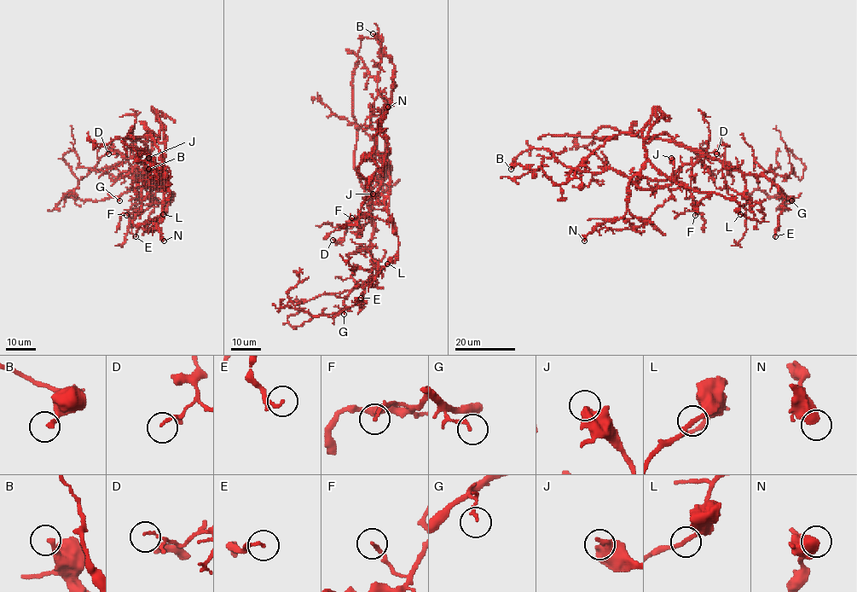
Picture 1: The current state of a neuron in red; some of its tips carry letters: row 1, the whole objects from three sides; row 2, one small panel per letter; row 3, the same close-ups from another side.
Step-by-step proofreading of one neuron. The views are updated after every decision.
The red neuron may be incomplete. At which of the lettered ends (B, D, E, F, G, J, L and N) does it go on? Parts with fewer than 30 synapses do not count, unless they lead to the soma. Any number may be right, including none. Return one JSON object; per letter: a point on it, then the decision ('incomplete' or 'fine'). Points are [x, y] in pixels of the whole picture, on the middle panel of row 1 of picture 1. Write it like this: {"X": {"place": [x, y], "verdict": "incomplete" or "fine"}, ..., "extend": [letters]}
{"B": {"place": [373, 33], "verdict": "fine"}, "D": {"place": [332, 240], "verdict": "fine"}, "E": {"place": [361, 298], "verdict": "fine"}, "F": {"place": [351, 217], "verdict": "fine"}, "G": {"place": [344, 314], "verdict": "fine"}, "J": {"place": [373, 194], "verdict": "fine"}, "L": {"place": [387, 264], "verdict": "fine"}, "N": {"place": [388, 107], "verdict": "fine"}, "extend": []}

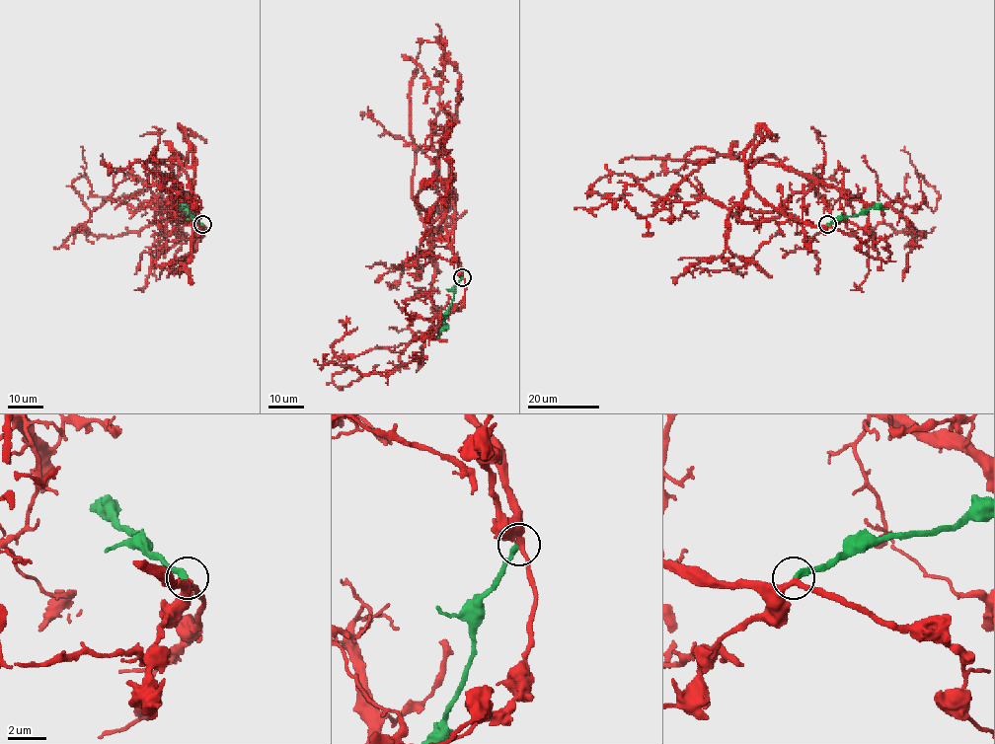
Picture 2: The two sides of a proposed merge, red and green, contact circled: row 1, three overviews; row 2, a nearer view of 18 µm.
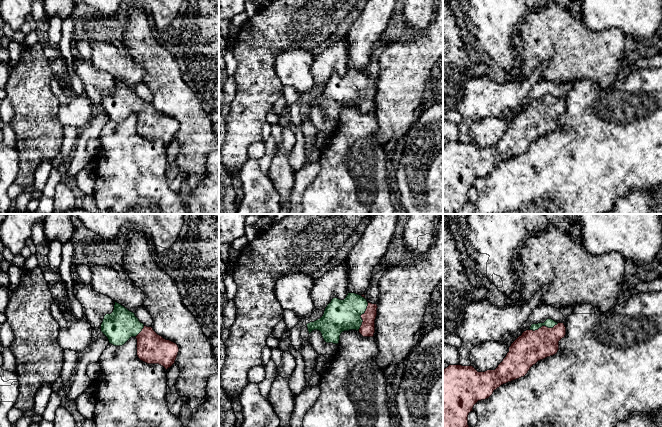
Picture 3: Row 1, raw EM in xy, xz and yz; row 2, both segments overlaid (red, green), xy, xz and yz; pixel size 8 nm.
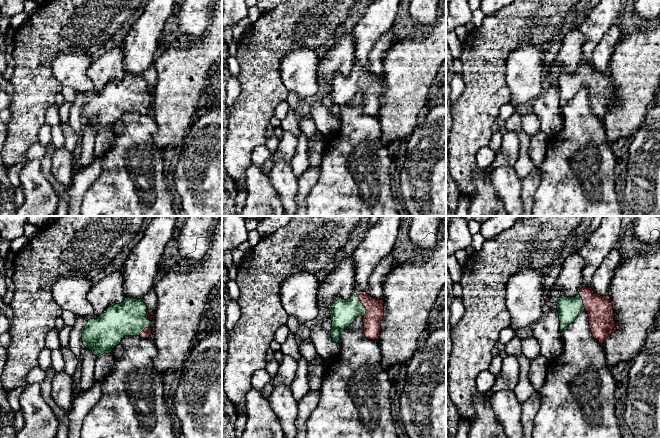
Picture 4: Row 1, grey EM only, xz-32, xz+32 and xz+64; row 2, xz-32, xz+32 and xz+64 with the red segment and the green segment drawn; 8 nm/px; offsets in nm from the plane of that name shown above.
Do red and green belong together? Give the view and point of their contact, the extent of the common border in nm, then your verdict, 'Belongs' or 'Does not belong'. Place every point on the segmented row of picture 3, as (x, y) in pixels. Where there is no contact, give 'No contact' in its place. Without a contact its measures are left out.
Touches red at xz (361, 316). Shared border 260 nm. Belongs

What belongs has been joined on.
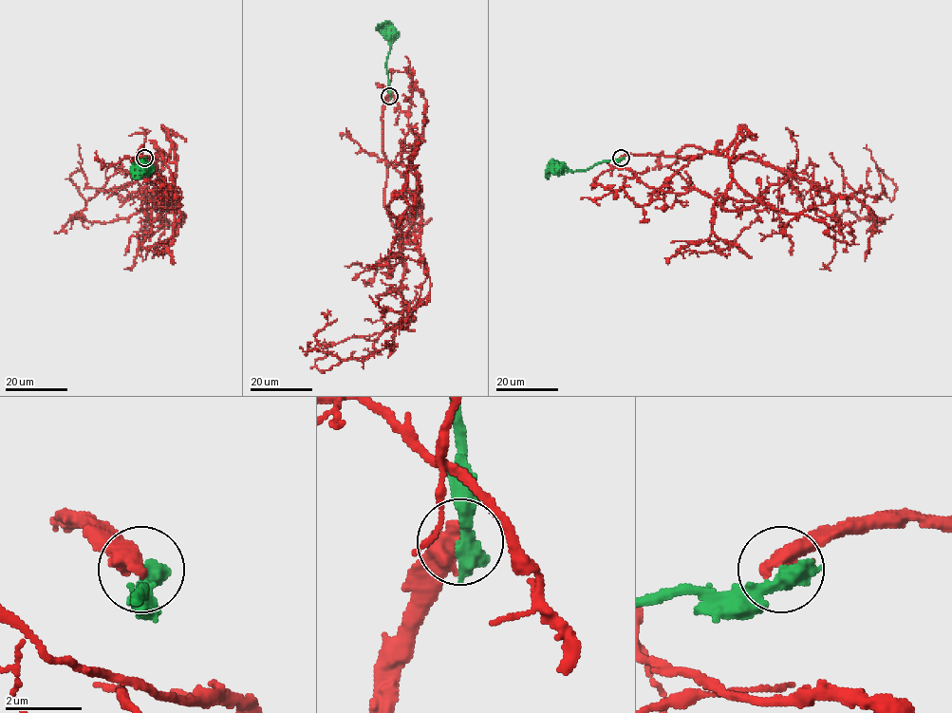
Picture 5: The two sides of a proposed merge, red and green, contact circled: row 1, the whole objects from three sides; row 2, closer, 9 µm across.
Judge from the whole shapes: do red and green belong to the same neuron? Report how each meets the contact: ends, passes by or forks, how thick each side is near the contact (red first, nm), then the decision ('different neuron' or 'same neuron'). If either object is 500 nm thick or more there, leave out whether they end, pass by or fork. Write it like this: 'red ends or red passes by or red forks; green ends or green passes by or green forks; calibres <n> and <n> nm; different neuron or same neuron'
calibres 600 and 550 nm; different neuron

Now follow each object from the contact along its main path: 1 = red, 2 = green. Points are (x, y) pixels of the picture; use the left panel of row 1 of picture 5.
1: (143, 159), (141, 146), (158, 195), (101, 190), (87, 200), (70, 179), (79, 147)
2: (143, 159), (141, 170), (147, 167)

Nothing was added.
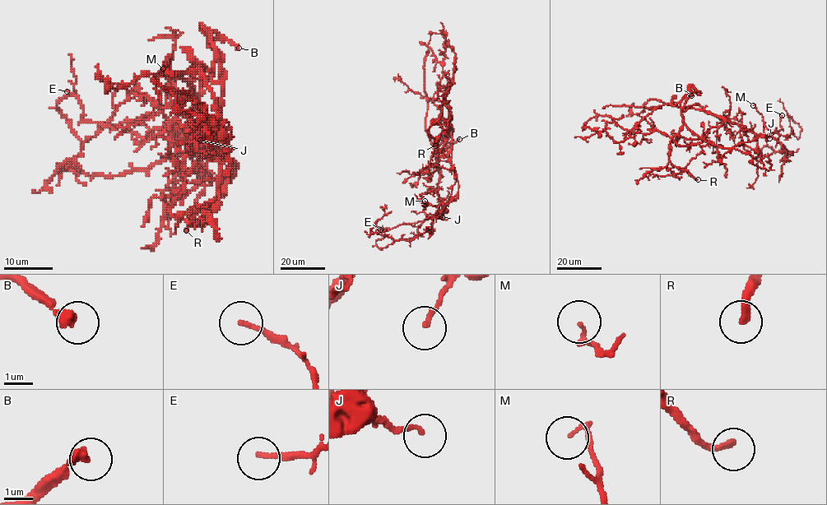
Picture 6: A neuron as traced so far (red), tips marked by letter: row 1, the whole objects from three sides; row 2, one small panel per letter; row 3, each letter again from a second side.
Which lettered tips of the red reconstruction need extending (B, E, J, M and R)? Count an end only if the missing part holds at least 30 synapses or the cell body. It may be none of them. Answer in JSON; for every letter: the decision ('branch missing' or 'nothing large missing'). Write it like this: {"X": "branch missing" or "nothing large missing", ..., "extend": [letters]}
{"B": "branch missing", "E": "nothing large missing", "J": "nothing large missing", "M": "nothing large missing", "R": "branch missing", "extend": ["B", "R"]}

